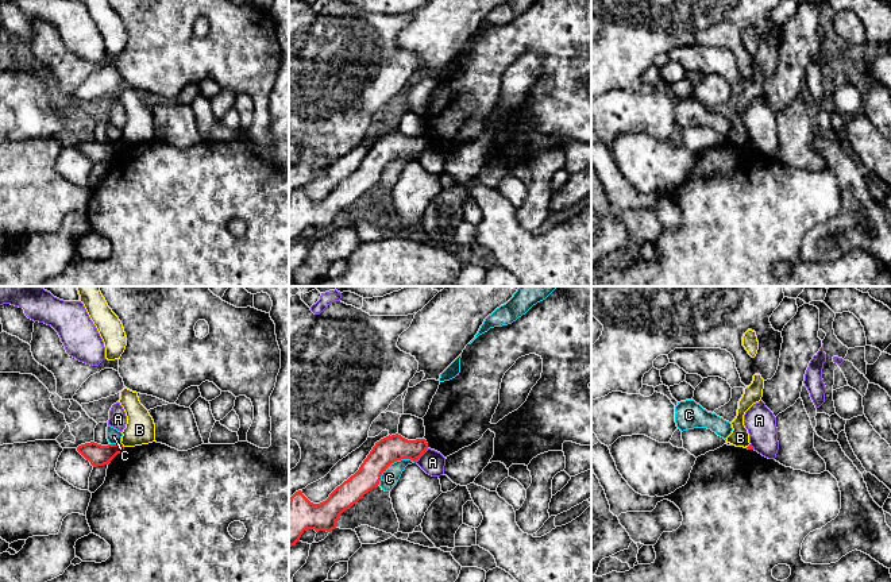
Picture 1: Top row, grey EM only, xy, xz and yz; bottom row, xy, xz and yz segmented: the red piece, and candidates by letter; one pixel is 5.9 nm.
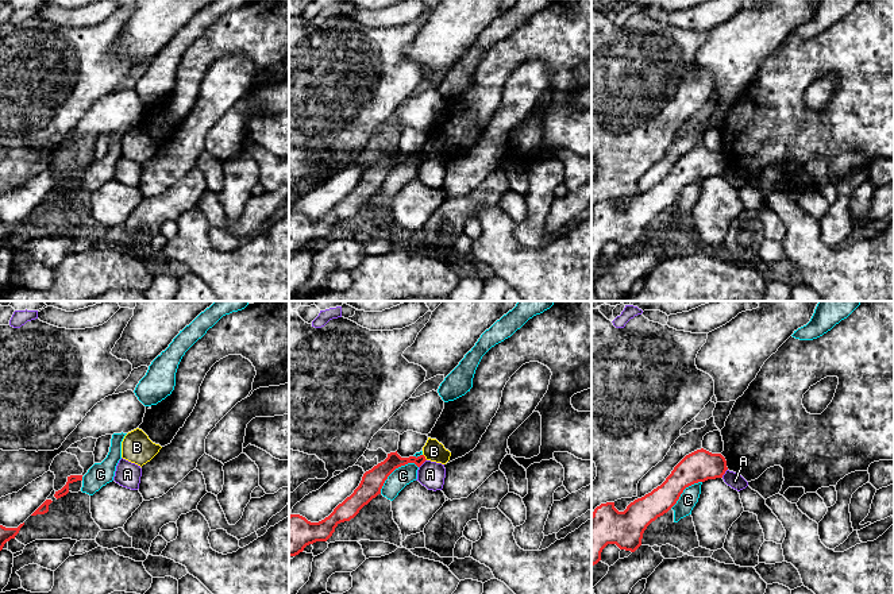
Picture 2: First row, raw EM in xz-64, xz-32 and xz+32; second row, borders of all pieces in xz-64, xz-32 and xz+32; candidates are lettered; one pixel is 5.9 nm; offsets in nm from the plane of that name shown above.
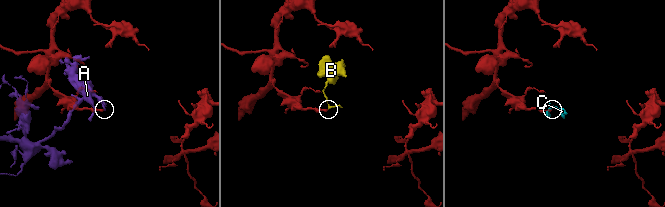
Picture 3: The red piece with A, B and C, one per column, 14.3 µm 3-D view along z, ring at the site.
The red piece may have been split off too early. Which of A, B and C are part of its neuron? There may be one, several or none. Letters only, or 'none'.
none

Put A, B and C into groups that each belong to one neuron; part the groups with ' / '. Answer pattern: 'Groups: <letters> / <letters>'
Groups: A / B / C

